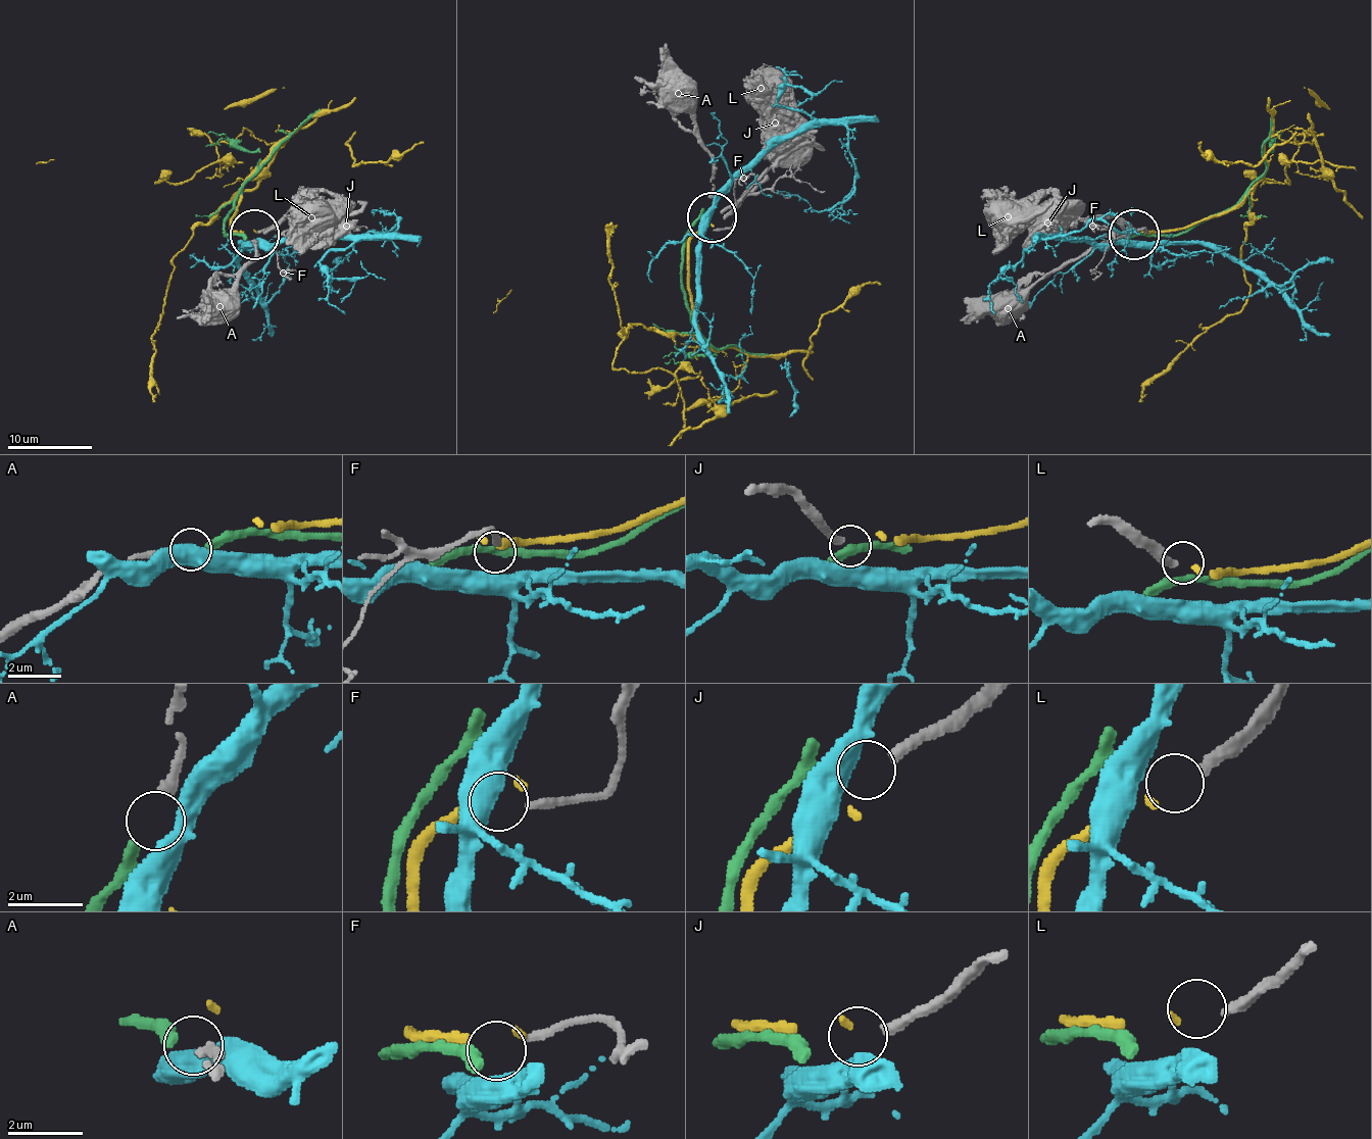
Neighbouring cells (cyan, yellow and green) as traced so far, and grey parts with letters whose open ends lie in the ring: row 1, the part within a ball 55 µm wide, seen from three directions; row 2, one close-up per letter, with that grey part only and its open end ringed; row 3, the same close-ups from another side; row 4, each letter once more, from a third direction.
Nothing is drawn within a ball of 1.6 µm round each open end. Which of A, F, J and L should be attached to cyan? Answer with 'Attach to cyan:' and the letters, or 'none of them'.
Attach to cyan: none of them

